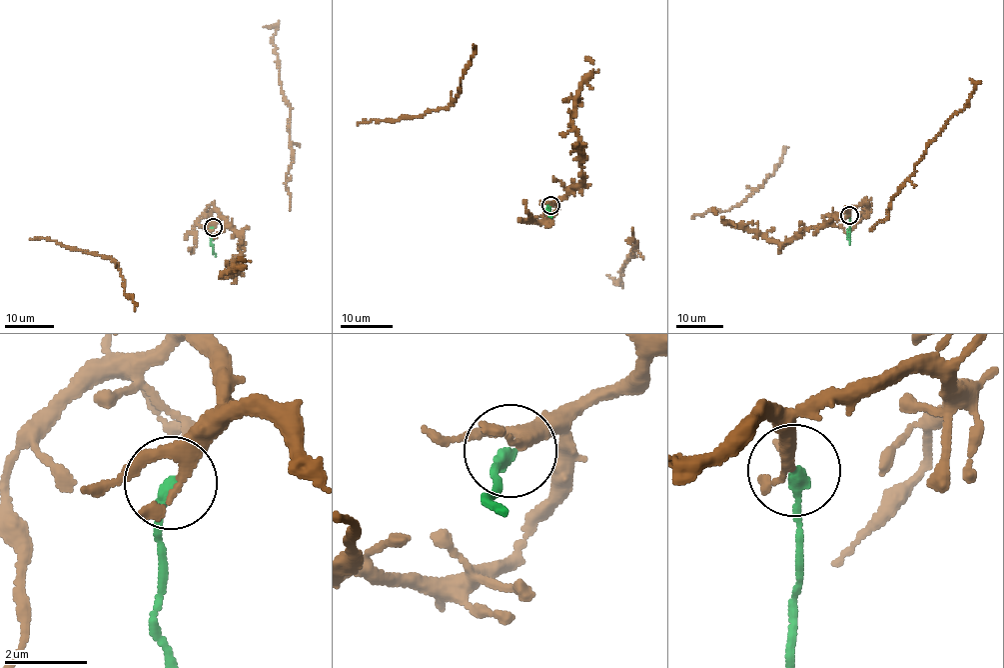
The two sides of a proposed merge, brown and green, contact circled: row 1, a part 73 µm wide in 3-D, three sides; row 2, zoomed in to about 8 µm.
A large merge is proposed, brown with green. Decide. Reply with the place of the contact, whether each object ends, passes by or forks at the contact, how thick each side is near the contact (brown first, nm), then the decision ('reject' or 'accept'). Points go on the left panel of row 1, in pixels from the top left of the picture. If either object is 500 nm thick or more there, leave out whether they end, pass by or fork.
place (213, 227); brown forks; green ends; calibres 220 and 300 nm; reject

